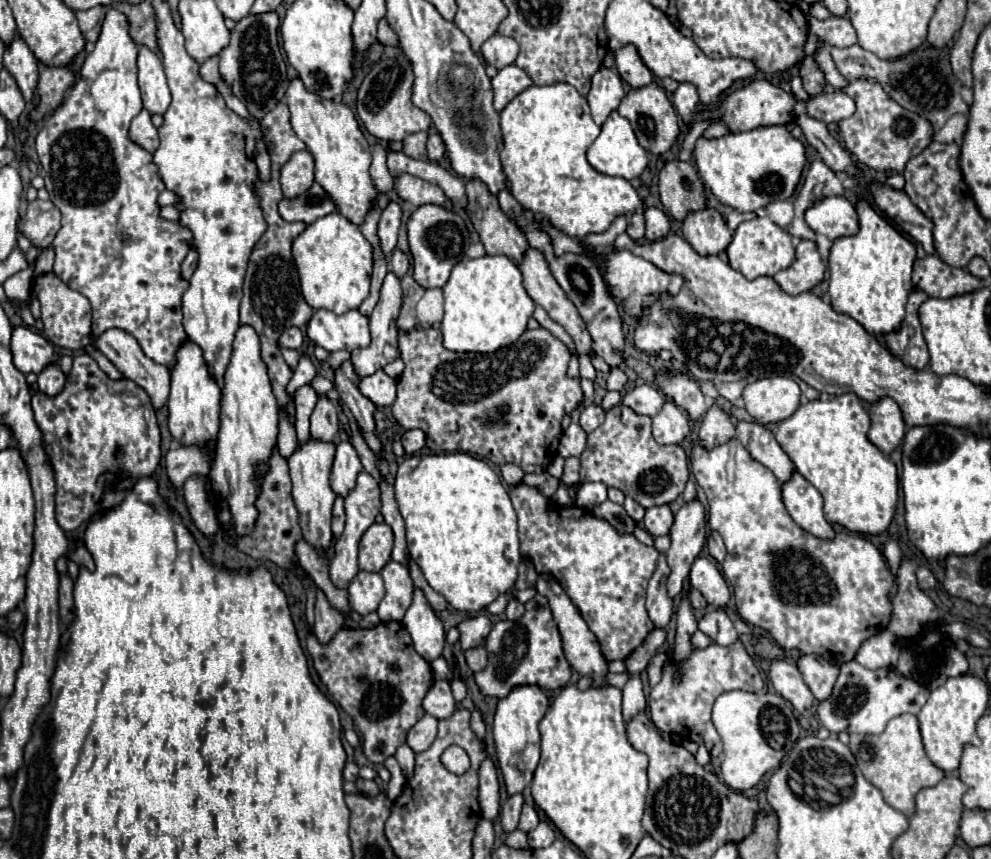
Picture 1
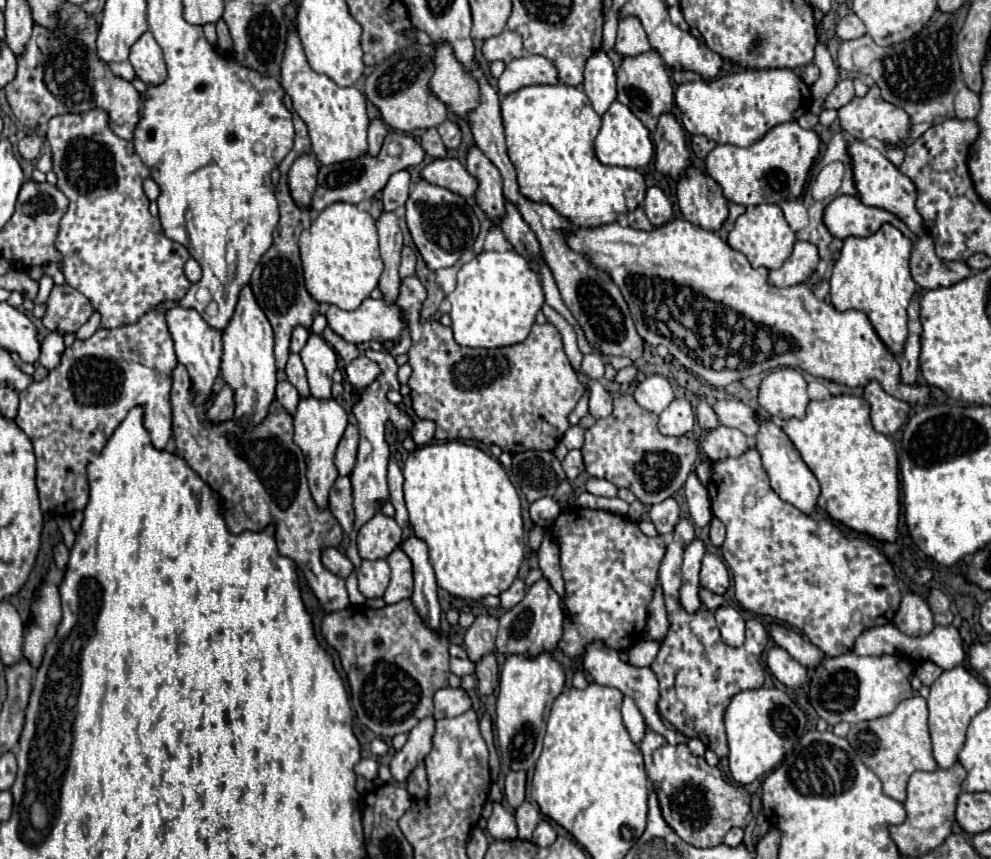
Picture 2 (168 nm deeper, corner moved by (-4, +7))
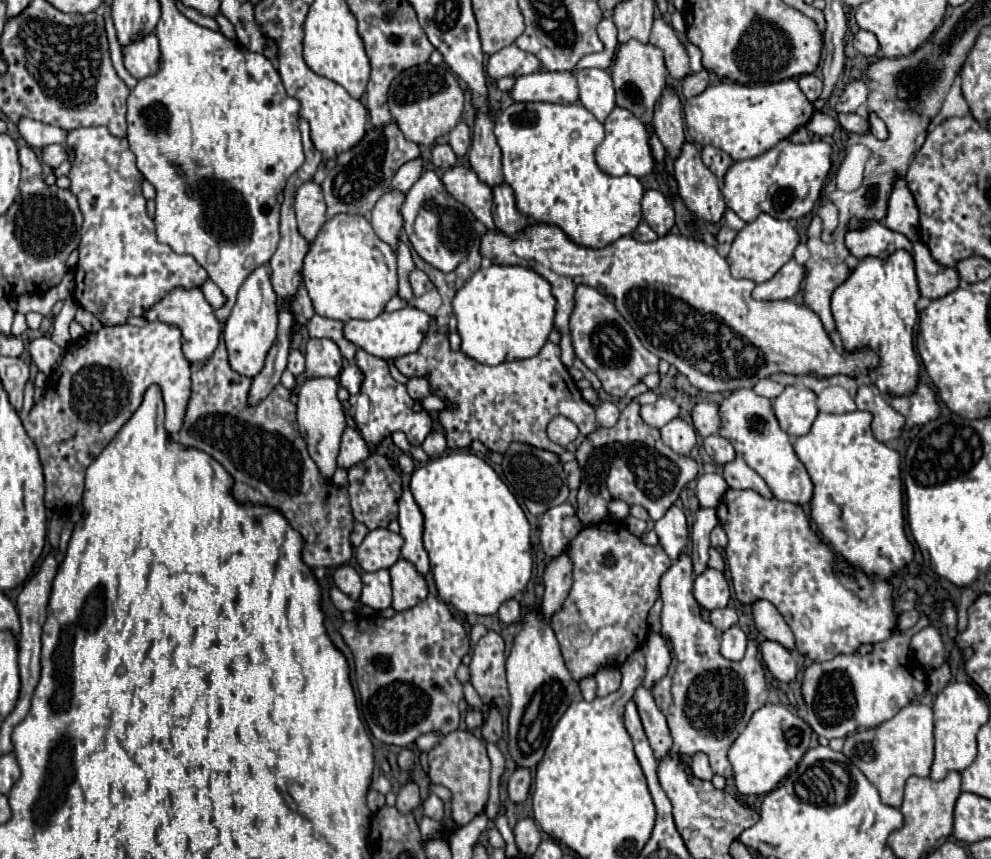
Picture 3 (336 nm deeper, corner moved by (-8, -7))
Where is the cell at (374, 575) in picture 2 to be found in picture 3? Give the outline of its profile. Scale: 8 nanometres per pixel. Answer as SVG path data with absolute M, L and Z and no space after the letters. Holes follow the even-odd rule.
M380 569L376 573L362 573L362 595L360 601L376 611L388 609L392 603L392 589L390 589L390 573L388 569Z

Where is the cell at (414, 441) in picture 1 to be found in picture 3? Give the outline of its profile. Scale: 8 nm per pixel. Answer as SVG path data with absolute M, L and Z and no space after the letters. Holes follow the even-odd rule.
M430 433L424 443L422 443L422 449L428 453L428 457L438 457L446 451L446 439L442 433Z

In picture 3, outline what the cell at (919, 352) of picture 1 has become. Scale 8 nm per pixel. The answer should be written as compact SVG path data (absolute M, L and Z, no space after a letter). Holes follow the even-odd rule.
M918 383L910 395L890 399L890 405L900 415L906 417L906 429L914 425L924 425L940 415L940 405L936 403L936 395L924 383Z

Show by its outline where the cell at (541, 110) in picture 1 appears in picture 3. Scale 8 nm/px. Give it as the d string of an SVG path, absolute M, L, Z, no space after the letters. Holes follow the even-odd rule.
M578 101L578 103L570 103L570 105L560 105L560 103L512 103L508 109L504 109L498 117L496 117L496 127L494 127L494 135L498 139L498 145L502 149L502 173L504 173L504 181L514 189L514 195L516 195L516 207L522 215L526 215L528 219L532 221L538 221L538 223L548 223L548 225L556 225L560 227L574 243L578 245L584 245L584 247L606 247L610 245L612 241L620 239L620 237L626 237L630 235L638 223L642 221L642 197L644 197L644 187L642 183L632 177L632 175L622 175L622 177L612 177L612 175L606 175L598 165L596 165L596 159L594 159L594 151L596 147L602 143L604 139L604 127L602 123Z

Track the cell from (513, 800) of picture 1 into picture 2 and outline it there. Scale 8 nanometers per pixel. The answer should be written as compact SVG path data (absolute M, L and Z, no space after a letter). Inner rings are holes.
M510 771L506 775L506 785L504 785L504 795L506 801L512 807L520 807L526 795L526 773L524 771Z

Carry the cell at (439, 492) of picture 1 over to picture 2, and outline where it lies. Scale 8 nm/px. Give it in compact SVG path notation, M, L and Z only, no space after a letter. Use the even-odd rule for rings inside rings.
M446 441L416 447L402 473L410 523L428 545L438 585L472 601L508 589L524 561L526 539L520 497L500 461L474 445Z

